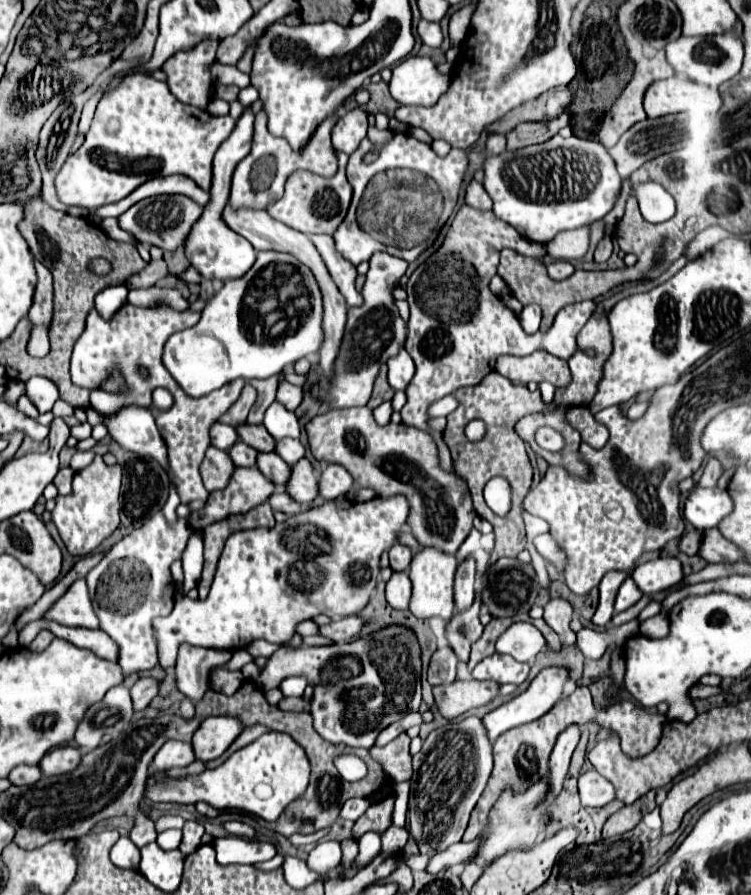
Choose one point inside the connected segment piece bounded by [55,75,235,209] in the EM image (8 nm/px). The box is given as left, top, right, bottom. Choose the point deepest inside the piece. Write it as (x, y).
(140, 131)

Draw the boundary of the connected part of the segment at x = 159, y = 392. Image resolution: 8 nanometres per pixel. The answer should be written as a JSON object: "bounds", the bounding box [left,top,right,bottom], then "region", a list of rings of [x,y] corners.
{"bounds":[152,388,173,410],"region":[[[157,388],[152,394],[152,403],[159,410],[167,410],[173,404],[173,397],[167,389]]]}

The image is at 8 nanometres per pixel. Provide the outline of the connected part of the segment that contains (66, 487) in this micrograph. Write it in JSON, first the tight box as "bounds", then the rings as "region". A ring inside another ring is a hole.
{"bounds":[55,469,75,495],"region":[[[59,469],[59,473],[55,475],[55,485],[59,489],[59,495],[69,495],[71,493],[73,475],[75,475],[73,469]]]}

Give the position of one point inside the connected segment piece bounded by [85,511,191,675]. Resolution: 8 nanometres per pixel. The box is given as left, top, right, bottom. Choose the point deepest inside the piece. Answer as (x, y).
(132, 585)

